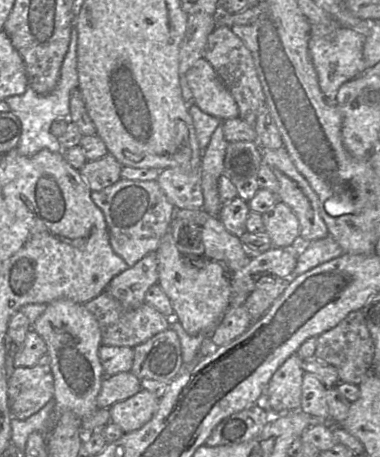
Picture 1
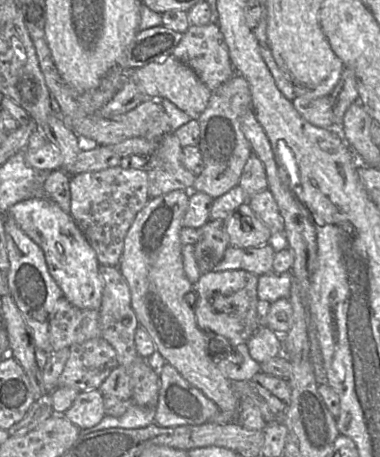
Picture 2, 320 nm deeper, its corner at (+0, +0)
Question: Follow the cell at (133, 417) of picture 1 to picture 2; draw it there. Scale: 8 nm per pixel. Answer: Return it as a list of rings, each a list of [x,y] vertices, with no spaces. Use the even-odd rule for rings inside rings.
[[[98,389],[80,391],[72,406],[64,413],[64,417],[80,429],[97,425],[105,416],[104,396]]]

